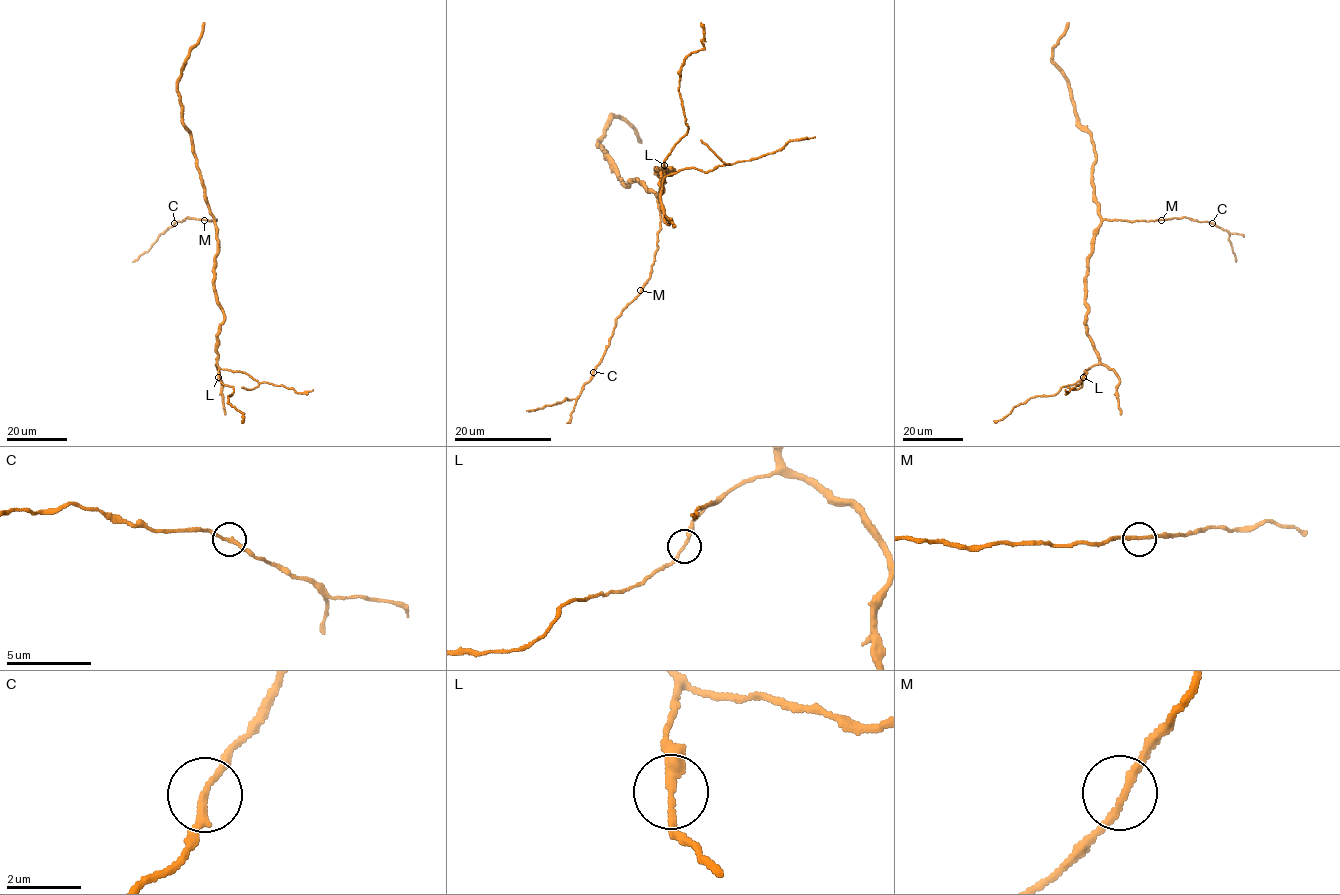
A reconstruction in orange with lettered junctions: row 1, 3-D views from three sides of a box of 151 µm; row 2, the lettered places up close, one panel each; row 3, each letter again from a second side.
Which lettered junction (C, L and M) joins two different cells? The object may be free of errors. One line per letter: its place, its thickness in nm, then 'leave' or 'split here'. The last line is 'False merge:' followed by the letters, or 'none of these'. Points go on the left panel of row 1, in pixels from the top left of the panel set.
C: place (174, 223); calibre 200 nm; leave
L: place (218, 377); calibre 200 nm; leave
M: place (204, 220); calibre 200 nm; leave
False merge: none of these

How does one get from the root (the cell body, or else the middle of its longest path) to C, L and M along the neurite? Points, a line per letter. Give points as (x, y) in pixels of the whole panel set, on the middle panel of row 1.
C: (662, 179), (658, 193), (661, 223), (651, 276), (616, 320), (601, 362), (593, 372)
L: (662, 179), (657, 169), (667, 173), (673, 169), (662, 175), (661, 191), (663, 165)
M: (662, 179), (658, 193), (661, 223), (657, 248), (651, 276), (640, 290)

